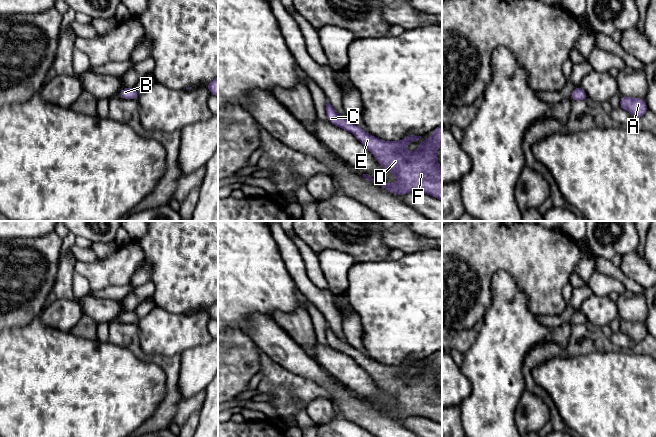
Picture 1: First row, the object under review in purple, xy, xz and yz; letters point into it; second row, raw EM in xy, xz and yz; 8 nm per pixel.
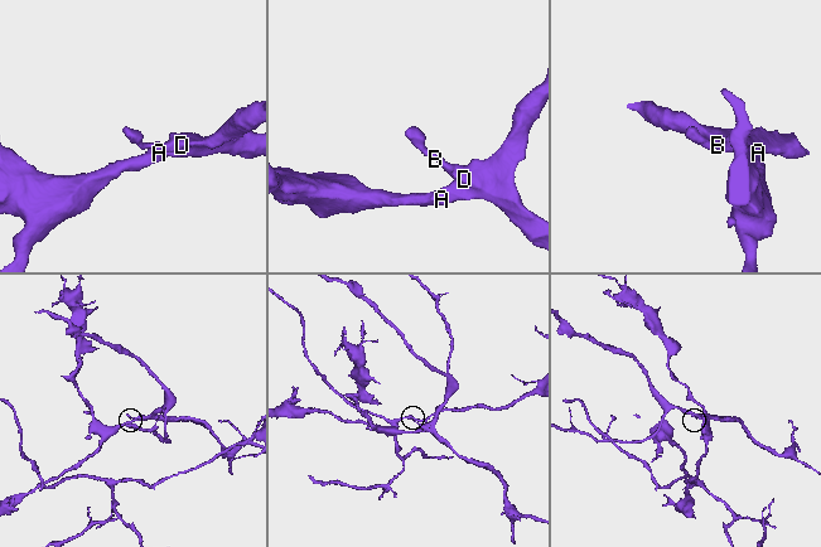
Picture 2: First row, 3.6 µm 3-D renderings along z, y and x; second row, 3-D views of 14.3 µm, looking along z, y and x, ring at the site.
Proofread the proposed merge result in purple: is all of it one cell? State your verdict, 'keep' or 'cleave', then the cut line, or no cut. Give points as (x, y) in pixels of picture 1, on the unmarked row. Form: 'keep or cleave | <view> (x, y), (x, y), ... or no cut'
keep | no cut

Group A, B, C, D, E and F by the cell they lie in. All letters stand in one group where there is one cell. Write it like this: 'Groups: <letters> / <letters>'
Groups: A B C D E F

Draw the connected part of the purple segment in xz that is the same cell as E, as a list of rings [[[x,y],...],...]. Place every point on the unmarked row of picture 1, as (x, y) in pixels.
[[[329,326],[326,328],[326,340],[332,348],[354,358],[379,388],[396,400],[398,406],[384,407],[363,398],[367,404],[396,419],[421,416],[442,425],[442,393],[437,385],[437,374],[442,369],[442,349],[432,354],[434,358],[423,365],[417,374],[407,377],[407,369],[421,360],[409,359],[397,366],[383,365],[340,340]]]

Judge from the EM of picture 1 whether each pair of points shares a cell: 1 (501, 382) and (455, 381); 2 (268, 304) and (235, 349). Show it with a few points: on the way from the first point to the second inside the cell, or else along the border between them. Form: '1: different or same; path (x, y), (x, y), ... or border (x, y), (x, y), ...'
1: different; border (460, 367), (471, 384), (471, 392), (461, 403)
2: different; border (228, 328), (240, 330), (246, 335)

